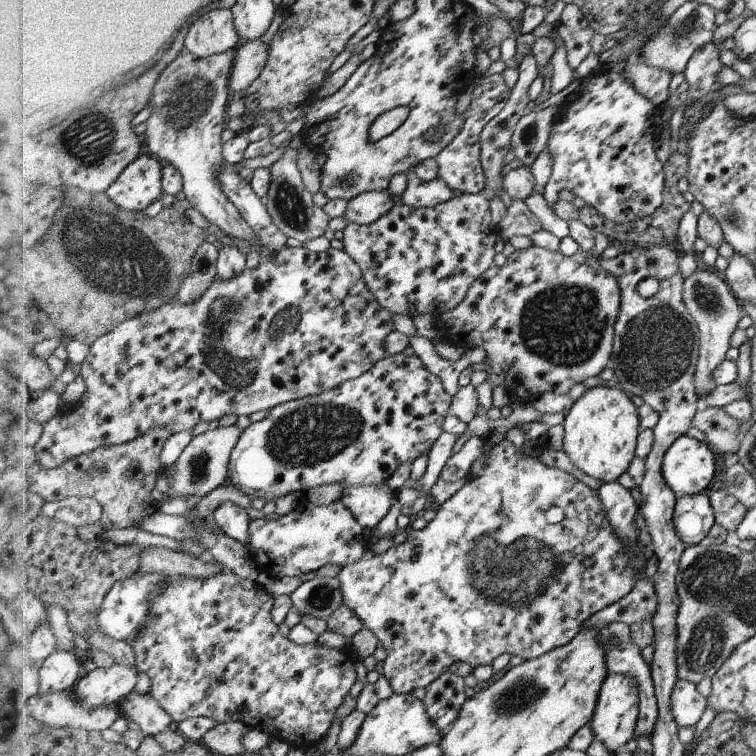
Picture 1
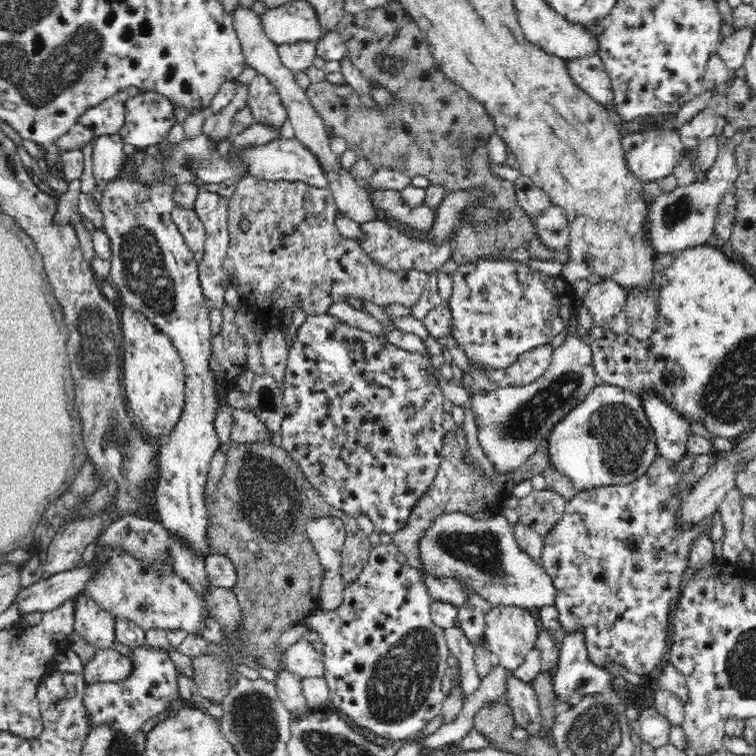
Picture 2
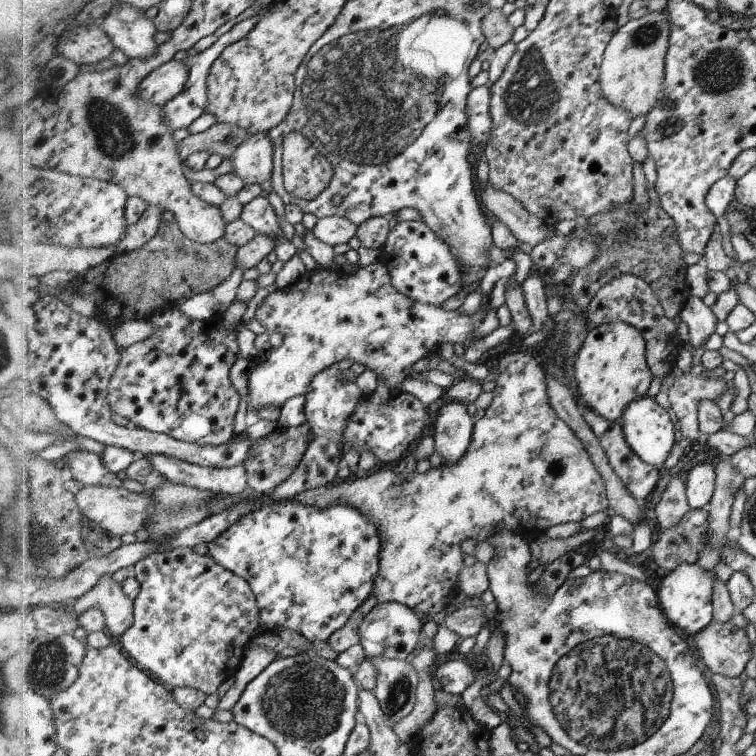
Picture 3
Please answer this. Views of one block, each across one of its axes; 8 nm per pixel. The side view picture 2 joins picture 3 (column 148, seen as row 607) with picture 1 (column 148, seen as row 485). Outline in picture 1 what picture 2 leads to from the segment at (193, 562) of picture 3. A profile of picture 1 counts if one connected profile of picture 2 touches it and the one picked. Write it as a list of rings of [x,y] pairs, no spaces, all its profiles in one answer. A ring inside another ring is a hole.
[[[223,572],[220,575],[200,579],[195,577],[170,576],[165,587],[165,594],[153,603],[153,616],[149,628],[133,644],[137,653],[137,665],[142,673],[145,673],[153,683],[152,695],[160,702],[160,705],[174,718],[175,722],[182,723],[190,718],[211,717],[216,718],[220,723],[241,721],[255,729],[264,730],[270,739],[279,739],[288,743],[291,749],[306,752],[316,744],[321,744],[336,710],[344,703],[346,694],[356,682],[356,662],[352,654],[344,652],[344,649],[332,649],[318,643],[299,646],[291,642],[286,636],[286,630],[276,625],[271,618],[271,611],[275,600],[256,581],[241,578],[233,572]]]

